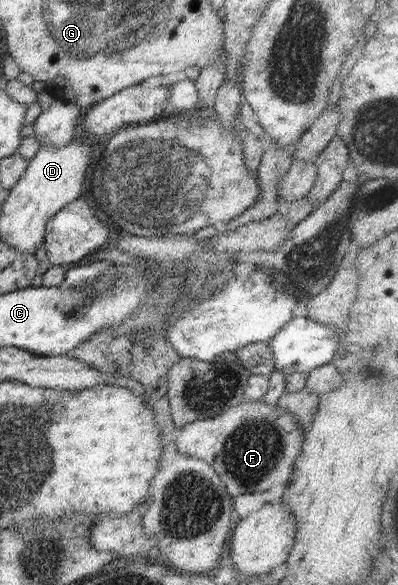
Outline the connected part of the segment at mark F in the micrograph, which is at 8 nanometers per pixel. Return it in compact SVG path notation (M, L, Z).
M262 399L233 406L214 418L195 420L181 430L175 441L177 450L210 464L234 497L288 485L305 440L298 419L290 411Z

